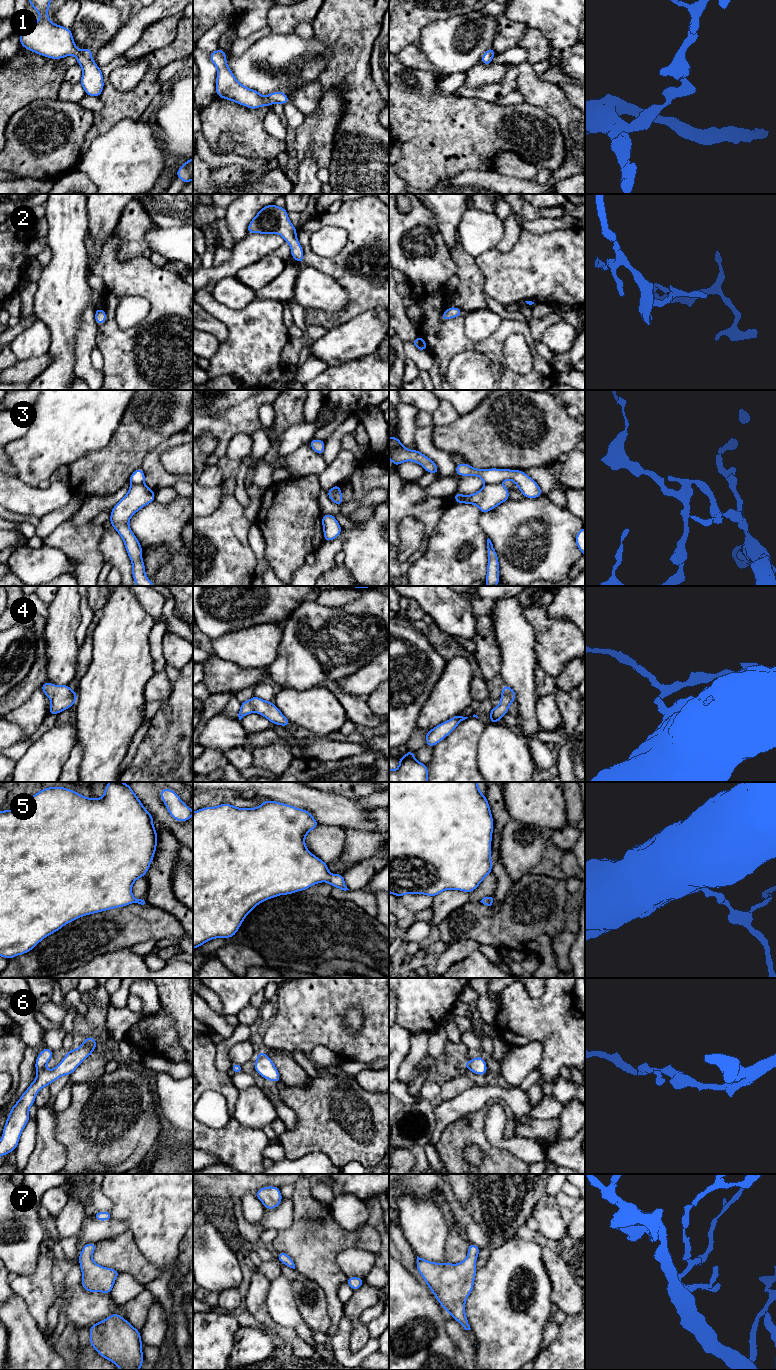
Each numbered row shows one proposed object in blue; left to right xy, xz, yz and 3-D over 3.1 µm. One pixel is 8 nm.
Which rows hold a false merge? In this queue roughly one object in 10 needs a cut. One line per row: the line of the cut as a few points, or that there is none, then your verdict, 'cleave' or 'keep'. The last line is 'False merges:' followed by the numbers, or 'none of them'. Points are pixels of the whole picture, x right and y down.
1: no cut | keep
2: no cut | keep
3: yz (501, 482), (485, 484) | cleave
4: no cut | keep
5: no cut | keep
6: no cut | keep
7: no cut | keep
False merges: 3

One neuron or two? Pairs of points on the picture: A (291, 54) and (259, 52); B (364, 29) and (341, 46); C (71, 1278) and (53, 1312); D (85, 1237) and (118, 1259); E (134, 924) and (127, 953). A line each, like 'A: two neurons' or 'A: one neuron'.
A: one neuron
B: one neuron
C: two neurons
D: two neurons
E: two neurons

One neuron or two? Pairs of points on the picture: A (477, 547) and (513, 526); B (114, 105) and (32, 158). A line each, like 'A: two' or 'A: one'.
A: two
B: two

